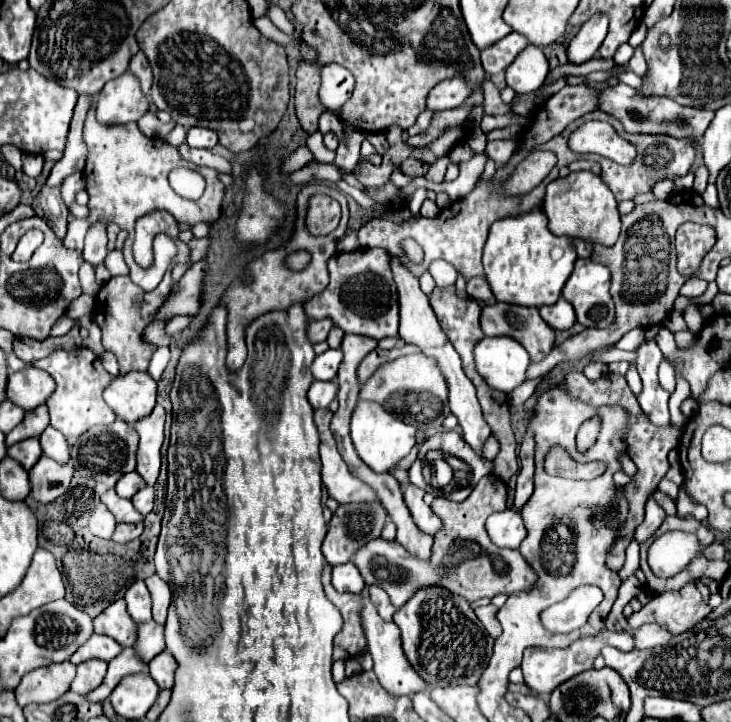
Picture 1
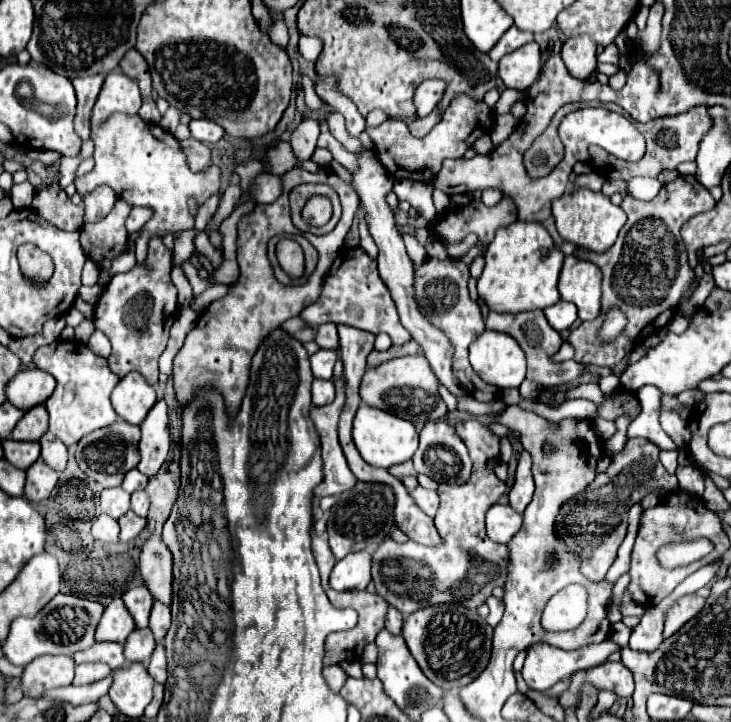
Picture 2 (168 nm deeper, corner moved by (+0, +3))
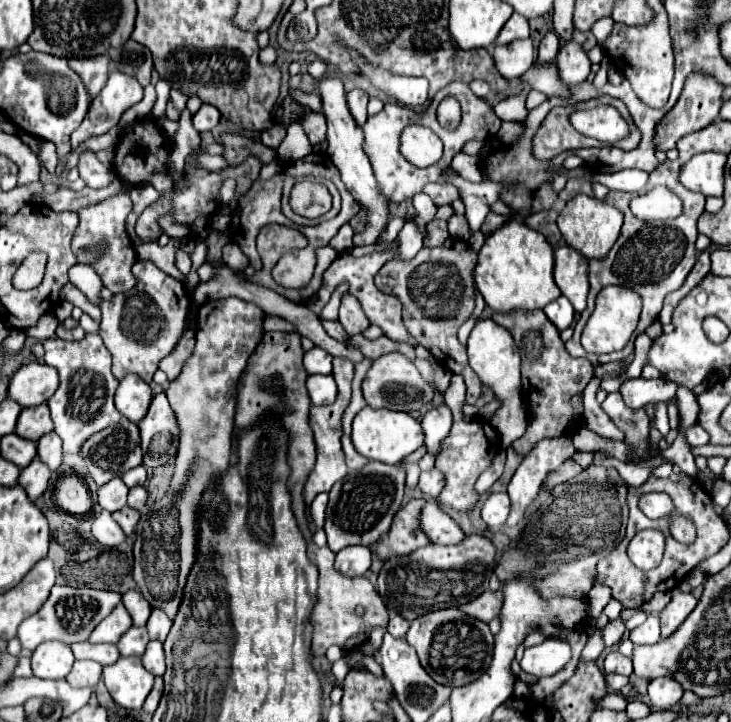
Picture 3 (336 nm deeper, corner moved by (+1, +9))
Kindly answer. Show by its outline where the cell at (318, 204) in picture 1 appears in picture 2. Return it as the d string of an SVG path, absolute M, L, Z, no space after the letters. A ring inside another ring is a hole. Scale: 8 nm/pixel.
M301 184L301 186L297 186L295 190L291 190L289 200L291 200L291 220L293 220L293 224L295 224L301 232L327 234L327 232L331 232L331 230L335 228L335 224L337 224L339 218L341 218L339 196L337 196L337 192L327 184ZM313 194L325 194L325 196L331 198L331 202L333 202L333 218L331 218L325 226L321 226L321 228L313 228L313 226L305 224L303 218L301 218L301 208L303 208L303 204L305 204Z

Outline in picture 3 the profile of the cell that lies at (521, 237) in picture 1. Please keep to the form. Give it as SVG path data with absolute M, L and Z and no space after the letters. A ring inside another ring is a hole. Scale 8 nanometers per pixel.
M510 220L486 238L482 250L478 252L474 280L478 292L494 312L544 308L544 314L552 320L552 324L556 324L558 330L566 330L574 320L574 308L566 296L560 296L562 292L552 278L552 270L554 248L548 244L548 240L540 232L528 228L524 222Z

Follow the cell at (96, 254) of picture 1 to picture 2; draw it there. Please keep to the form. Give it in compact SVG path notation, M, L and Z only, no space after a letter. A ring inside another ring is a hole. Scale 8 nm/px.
M97 186L83 200L83 204L85 204L85 222L97 222L97 220L105 218L111 212L115 200L117 200L115 190L111 190L109 186Z

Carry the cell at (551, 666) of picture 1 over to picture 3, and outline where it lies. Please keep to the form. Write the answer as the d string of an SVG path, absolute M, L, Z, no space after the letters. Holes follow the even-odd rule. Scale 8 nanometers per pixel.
M546 638L542 644L526 648L520 666L524 672L544 678L560 672L572 658L570 644L558 638Z

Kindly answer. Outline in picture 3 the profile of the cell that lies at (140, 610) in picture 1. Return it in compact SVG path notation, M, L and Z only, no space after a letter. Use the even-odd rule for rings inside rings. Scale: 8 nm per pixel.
M128 590L128 592L122 596L122 602L124 602L126 610L130 612L134 624L136 624L136 626L146 626L152 608L150 608L150 604L144 600L144 596L142 596L138 590Z

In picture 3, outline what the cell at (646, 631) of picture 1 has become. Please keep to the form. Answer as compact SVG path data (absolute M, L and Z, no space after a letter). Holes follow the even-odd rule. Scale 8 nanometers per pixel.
M650 614L644 624L630 632L630 640L634 644L656 644L660 640L660 618Z

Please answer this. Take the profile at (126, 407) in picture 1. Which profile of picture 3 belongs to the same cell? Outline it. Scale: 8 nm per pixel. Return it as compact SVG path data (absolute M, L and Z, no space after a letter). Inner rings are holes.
M126 374L120 380L120 386L114 396L114 404L120 410L120 414L134 424L138 424L146 416L150 400L152 400L150 386L136 374Z

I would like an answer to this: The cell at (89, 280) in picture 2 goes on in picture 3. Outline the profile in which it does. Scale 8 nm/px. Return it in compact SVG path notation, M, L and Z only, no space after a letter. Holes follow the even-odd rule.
M76 264L70 268L70 282L80 288L90 302L98 304L100 302L100 290L102 290L102 280L100 276L94 272L94 268L90 268L90 264Z

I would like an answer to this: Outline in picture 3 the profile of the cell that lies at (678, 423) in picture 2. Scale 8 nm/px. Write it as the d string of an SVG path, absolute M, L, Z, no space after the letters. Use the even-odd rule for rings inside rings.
M694 424L694 426L690 426L690 428L678 428L678 432L686 438L686 442L690 444L690 446L702 446L702 444L708 444L708 436L706 436L706 432L698 426L698 424Z

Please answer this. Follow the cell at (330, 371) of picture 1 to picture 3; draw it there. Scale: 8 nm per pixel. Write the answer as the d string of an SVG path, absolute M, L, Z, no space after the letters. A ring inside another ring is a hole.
M314 346L312 350L308 350L304 354L304 368L308 370L308 374L330 374L332 372L332 356Z

